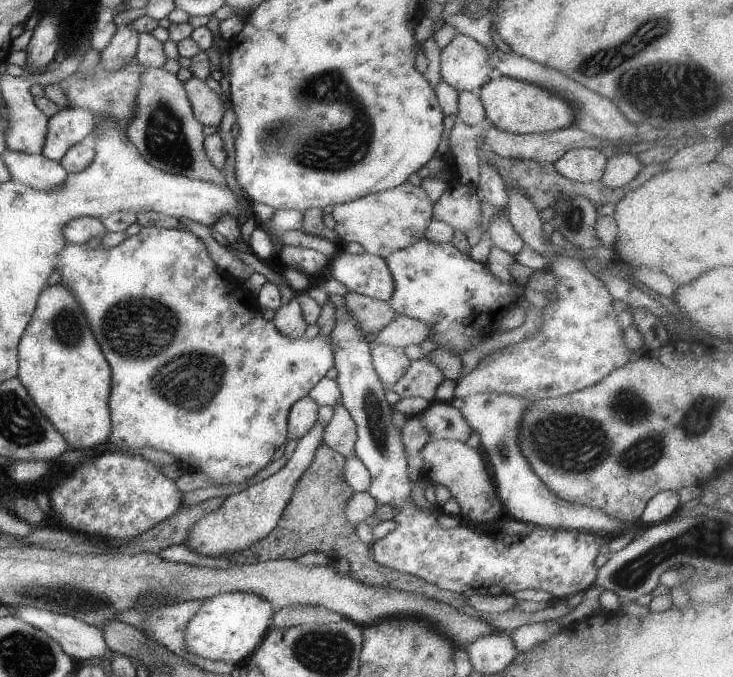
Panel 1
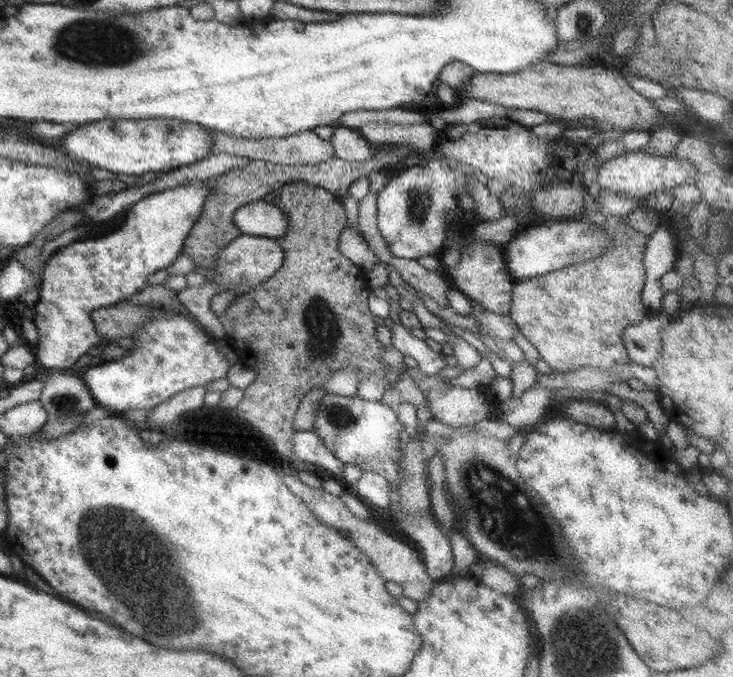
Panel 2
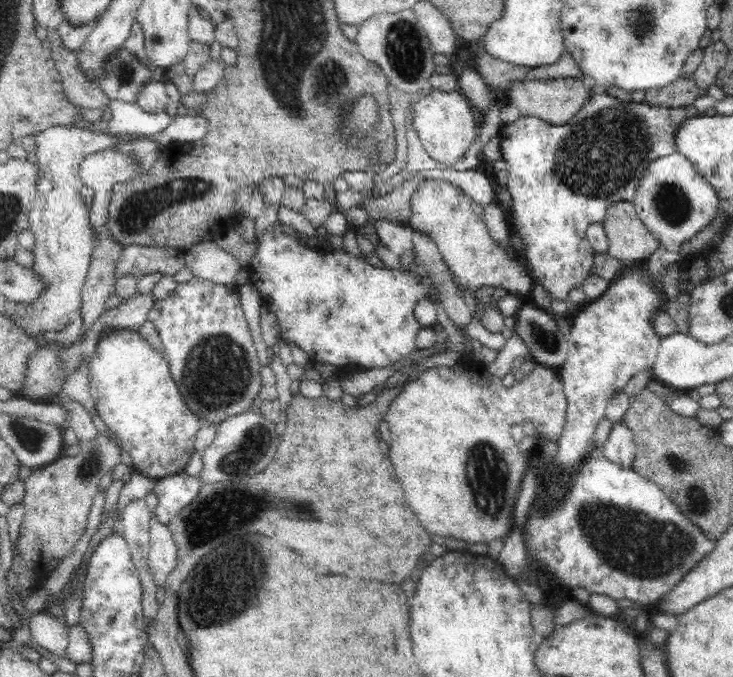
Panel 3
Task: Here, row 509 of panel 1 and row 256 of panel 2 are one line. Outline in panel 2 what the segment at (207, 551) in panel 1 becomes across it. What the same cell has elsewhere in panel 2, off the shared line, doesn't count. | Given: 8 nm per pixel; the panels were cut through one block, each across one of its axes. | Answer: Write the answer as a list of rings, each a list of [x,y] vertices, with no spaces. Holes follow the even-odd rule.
[[[242,234],[229,242],[226,247],[222,247],[216,256],[213,271],[217,277],[206,282],[215,284],[220,292],[231,293],[234,293],[233,290],[228,289],[231,285],[250,283],[250,285],[255,285],[254,289],[256,289],[262,281],[270,279],[278,270],[281,270],[285,260],[284,249],[276,239]]]

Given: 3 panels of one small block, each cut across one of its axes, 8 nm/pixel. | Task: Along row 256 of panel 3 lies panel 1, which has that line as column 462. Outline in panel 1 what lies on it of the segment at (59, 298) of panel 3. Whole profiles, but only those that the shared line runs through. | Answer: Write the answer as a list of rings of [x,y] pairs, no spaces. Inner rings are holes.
[[[458,33],[452,42],[441,50],[442,81],[458,92],[477,93],[495,75],[488,60],[488,53],[489,50],[477,40]]]

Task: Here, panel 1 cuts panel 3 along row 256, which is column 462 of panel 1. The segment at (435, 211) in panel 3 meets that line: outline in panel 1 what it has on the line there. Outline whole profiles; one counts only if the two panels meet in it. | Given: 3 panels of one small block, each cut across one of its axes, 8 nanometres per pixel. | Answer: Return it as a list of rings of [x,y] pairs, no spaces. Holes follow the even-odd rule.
[[[443,439],[438,441],[429,441],[420,451],[424,463],[430,468],[428,470],[429,478],[434,485],[442,484],[456,502],[460,504],[461,519],[471,522],[494,522],[500,516],[504,516],[503,503],[497,496],[496,486],[492,478],[491,467],[486,460],[486,455],[481,449],[472,448],[466,442],[452,441]]]

